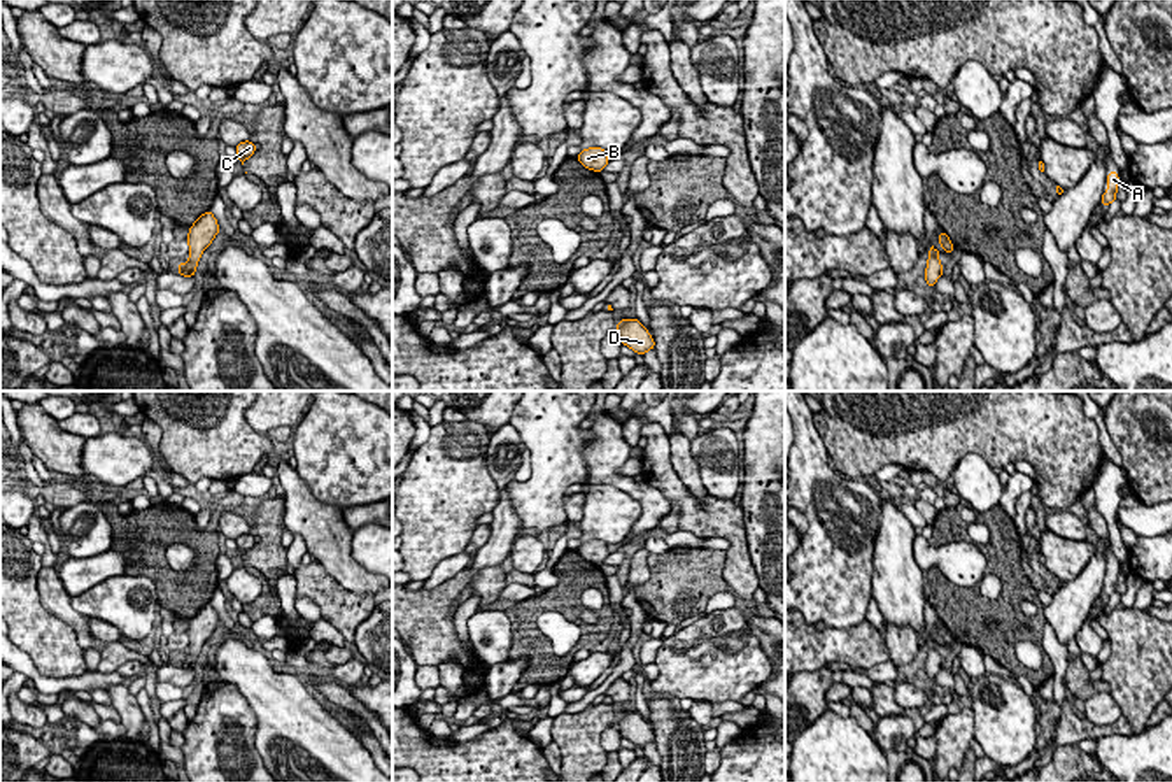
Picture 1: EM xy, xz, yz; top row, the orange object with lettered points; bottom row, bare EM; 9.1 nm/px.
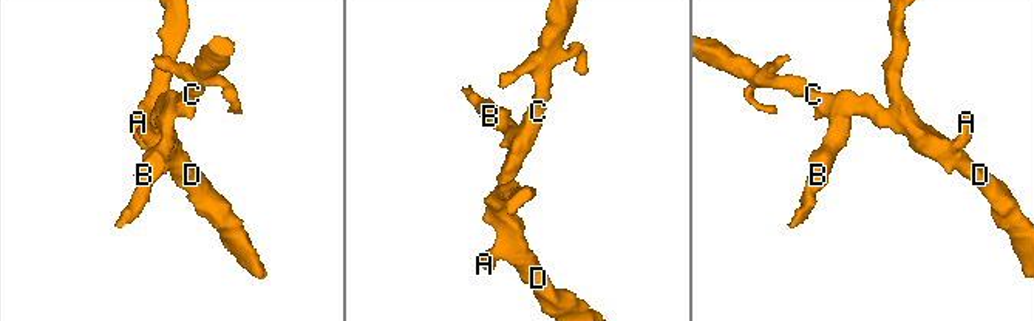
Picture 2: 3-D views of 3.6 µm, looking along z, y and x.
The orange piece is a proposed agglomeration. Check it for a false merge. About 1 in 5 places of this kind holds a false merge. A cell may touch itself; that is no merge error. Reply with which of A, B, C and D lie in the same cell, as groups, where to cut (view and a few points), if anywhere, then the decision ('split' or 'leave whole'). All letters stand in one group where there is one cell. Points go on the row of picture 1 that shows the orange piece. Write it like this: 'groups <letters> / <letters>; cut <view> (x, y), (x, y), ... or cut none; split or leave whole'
groups A B C D; cut none; leave whole

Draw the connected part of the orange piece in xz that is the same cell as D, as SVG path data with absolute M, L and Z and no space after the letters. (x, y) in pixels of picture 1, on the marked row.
M622 319L617 324L617 335L622 345L631 347L634 352L645 356L646 351L655 347L648 330L638 319Z

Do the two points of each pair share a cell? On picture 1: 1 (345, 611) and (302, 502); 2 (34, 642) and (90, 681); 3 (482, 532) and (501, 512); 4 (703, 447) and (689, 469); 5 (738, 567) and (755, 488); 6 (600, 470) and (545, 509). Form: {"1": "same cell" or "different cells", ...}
{"1": "different cells", "2": "different cells", "3": "different cells", "4": "different cells", "5": "different cells", "6": "different cells"}

